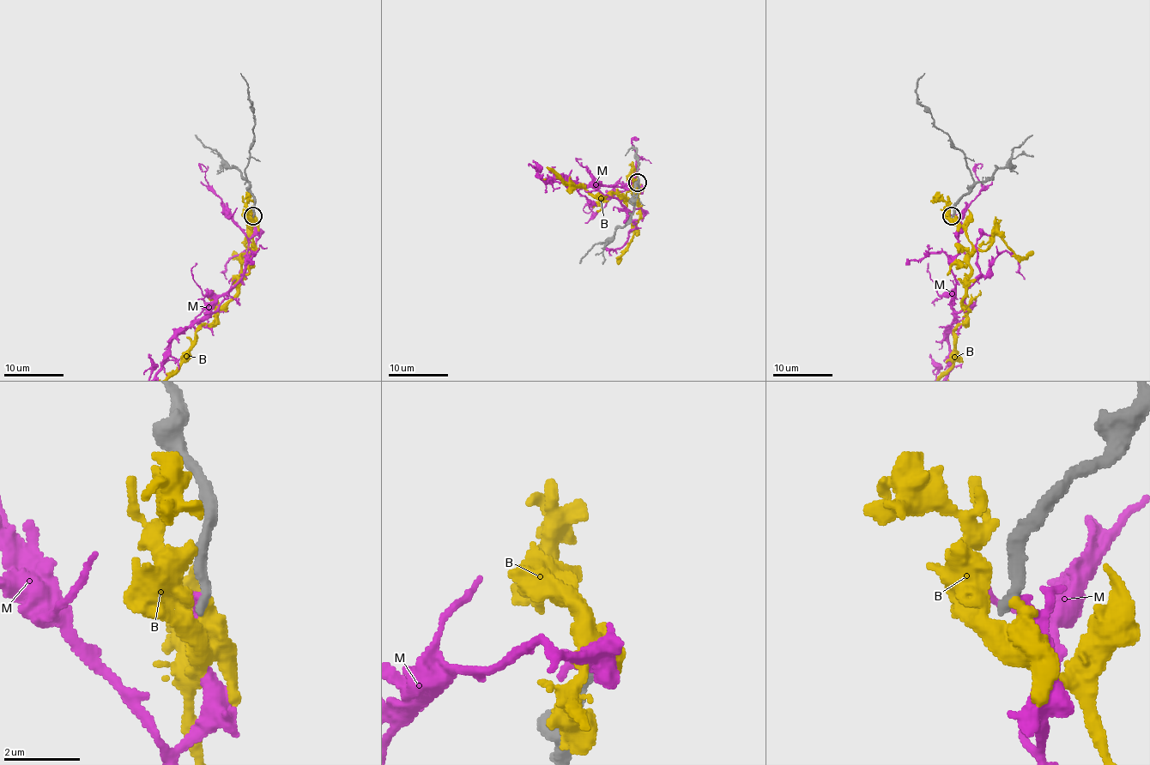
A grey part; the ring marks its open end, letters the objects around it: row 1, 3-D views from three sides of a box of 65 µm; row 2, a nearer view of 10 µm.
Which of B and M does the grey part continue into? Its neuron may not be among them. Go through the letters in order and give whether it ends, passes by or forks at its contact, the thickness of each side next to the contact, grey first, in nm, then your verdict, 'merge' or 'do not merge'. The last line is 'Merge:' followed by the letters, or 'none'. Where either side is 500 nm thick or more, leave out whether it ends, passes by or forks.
B: it ends there; 320 nm thick on the grey side, 440 nm on the other; do not merge
M: it forks there; 360 nm thick on the grey side, 120 nm on the other; do not merge
Merge: none

